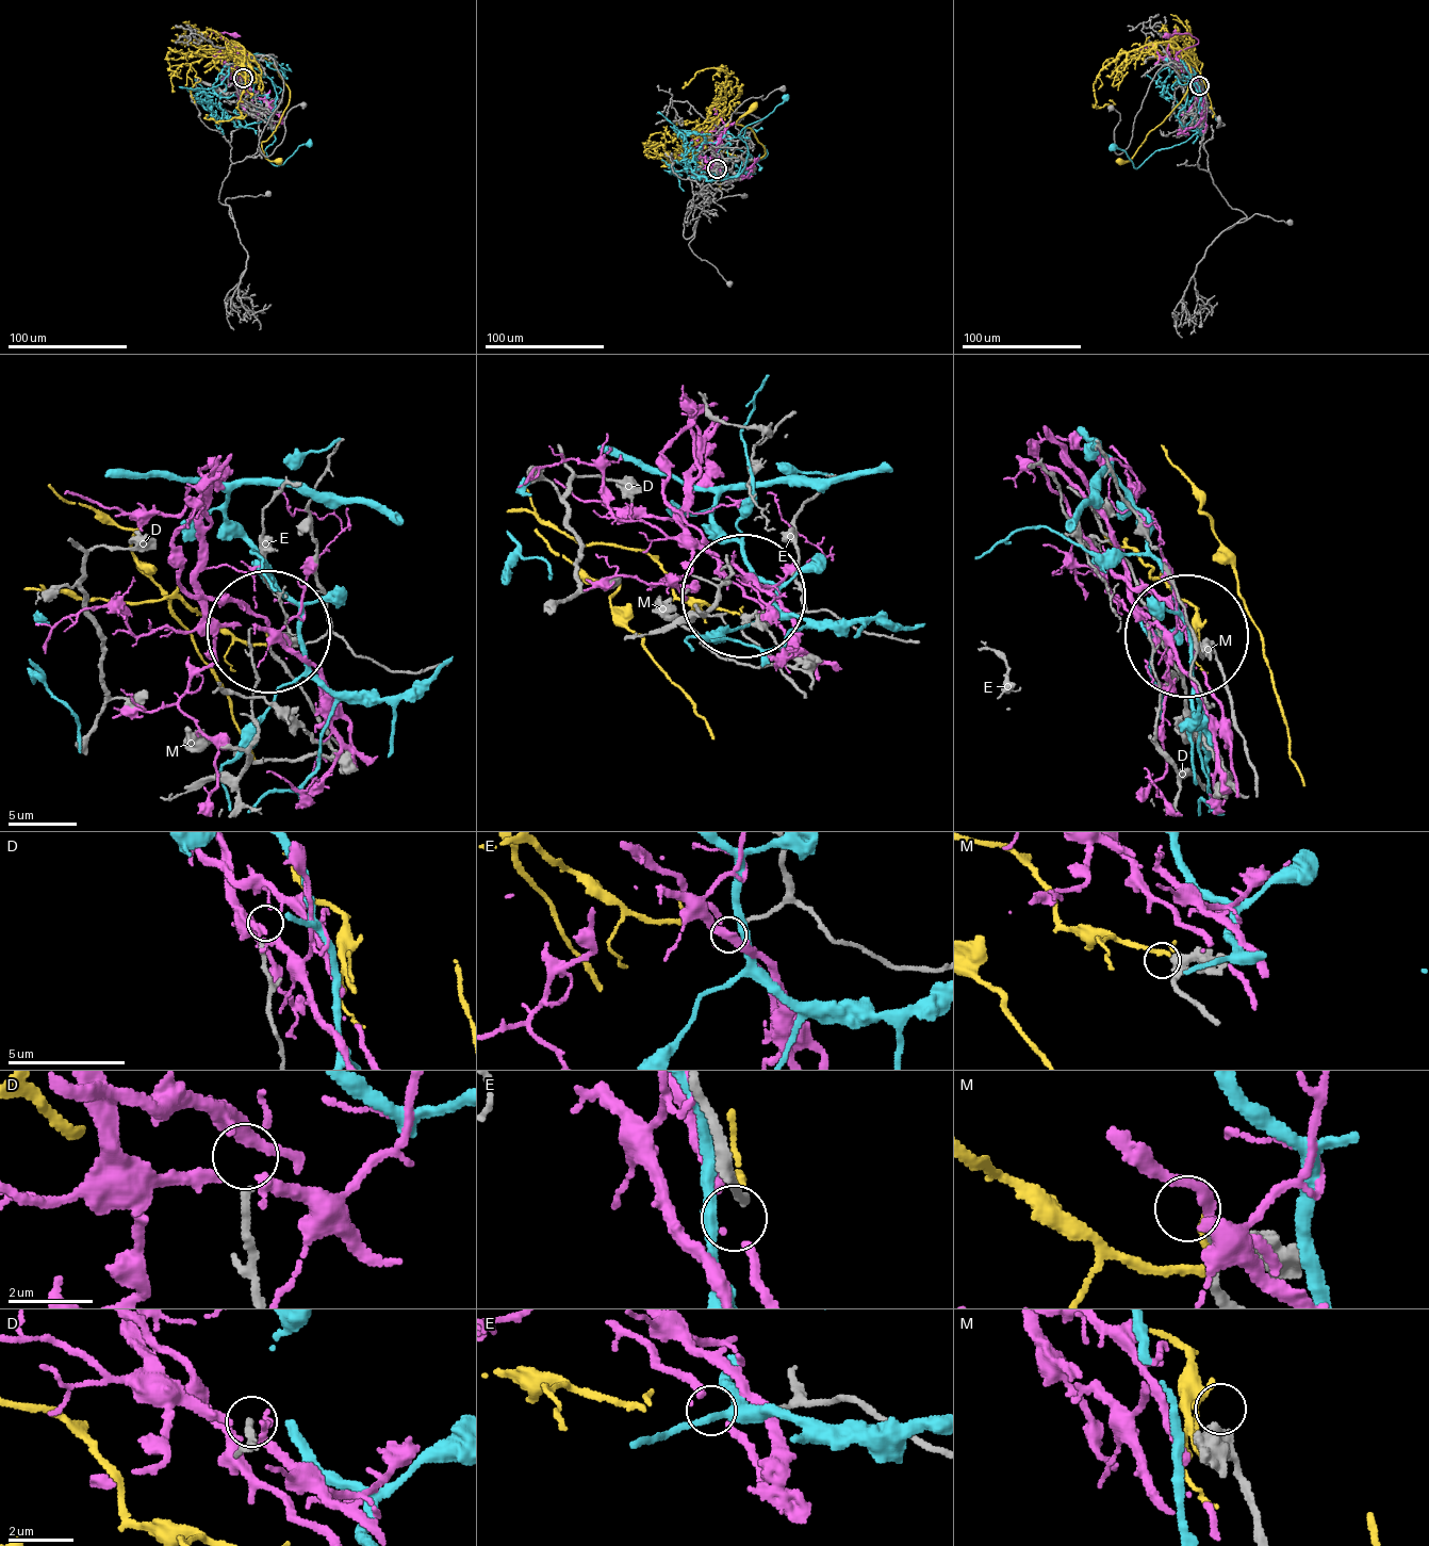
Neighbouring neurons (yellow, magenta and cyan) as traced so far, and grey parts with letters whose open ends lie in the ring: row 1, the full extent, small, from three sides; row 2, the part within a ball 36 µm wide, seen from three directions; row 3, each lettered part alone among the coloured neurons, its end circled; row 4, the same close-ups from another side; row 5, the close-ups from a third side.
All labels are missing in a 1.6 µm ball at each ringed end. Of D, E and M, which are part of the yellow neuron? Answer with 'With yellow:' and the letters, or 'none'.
With yellow: none

